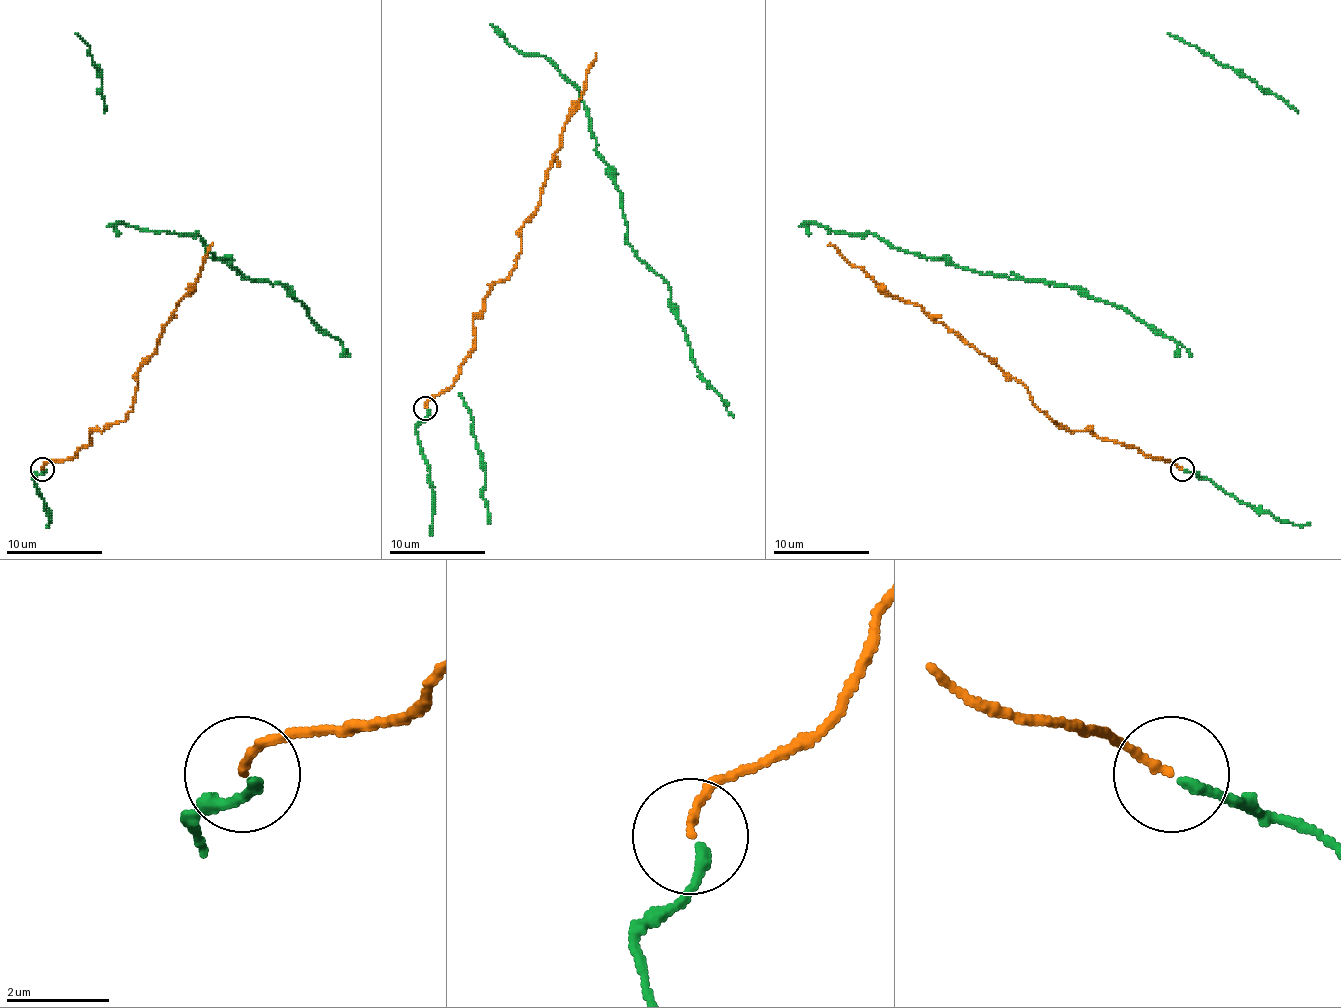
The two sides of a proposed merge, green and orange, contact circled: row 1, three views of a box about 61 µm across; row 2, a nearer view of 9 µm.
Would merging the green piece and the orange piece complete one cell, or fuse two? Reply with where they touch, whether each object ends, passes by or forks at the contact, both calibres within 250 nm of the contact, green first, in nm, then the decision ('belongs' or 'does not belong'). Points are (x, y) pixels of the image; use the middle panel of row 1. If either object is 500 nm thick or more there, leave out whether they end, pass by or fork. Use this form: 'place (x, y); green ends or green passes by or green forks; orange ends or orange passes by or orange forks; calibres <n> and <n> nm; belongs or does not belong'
place (425, 408); green ends; orange ends; calibres 180 and 150 nm; belongs

